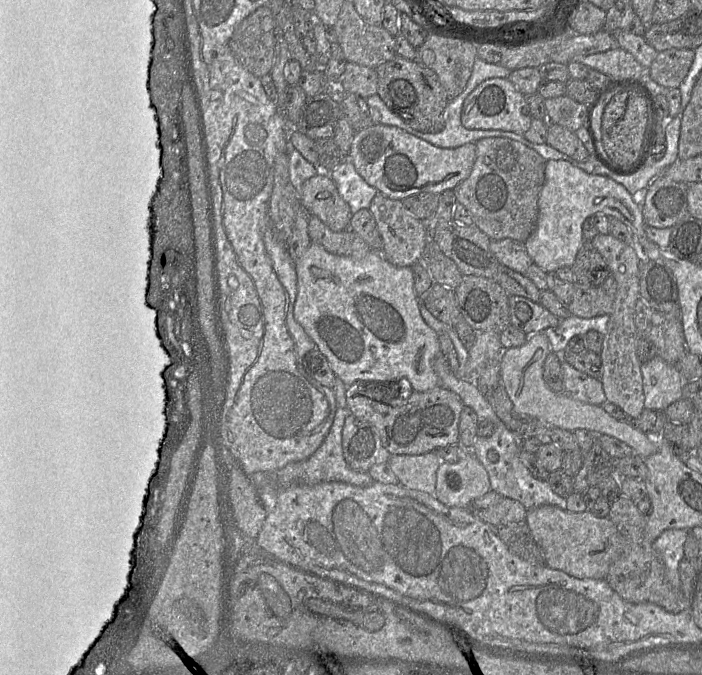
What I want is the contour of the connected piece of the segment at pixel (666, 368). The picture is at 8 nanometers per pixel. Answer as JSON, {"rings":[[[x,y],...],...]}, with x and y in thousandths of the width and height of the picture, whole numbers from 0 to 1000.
{"rings":[[[934,526],[913,539],[916,561],[917,603],[934,609],[947,606],[974,588],[977,563],[963,541]]]}

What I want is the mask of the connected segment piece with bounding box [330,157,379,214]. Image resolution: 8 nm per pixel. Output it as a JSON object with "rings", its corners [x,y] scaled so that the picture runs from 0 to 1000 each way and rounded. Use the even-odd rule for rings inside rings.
{"rings":[[[494,233],[470,256],[470,262],[503,317],[513,310],[526,308],[530,295],[540,284],[520,268]]]}

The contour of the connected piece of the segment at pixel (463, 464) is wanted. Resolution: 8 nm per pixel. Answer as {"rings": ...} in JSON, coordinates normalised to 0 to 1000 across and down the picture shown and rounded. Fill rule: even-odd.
{"rings":[[[662,668],[650,686],[627,686],[621,699],[617,733],[637,751],[665,753],[671,742],[688,735],[697,726],[698,713],[694,698],[670,668]]]}

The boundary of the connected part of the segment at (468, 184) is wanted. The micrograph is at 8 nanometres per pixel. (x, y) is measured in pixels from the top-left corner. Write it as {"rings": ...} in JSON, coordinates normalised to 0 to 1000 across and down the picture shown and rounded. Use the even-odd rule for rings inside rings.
{"rings":[[[692,203],[678,212],[678,234],[670,259],[647,280],[652,301],[670,316],[674,330],[699,356],[726,353],[748,360],[764,336],[766,292],[775,271],[778,239],[762,222],[719,203]]]}

